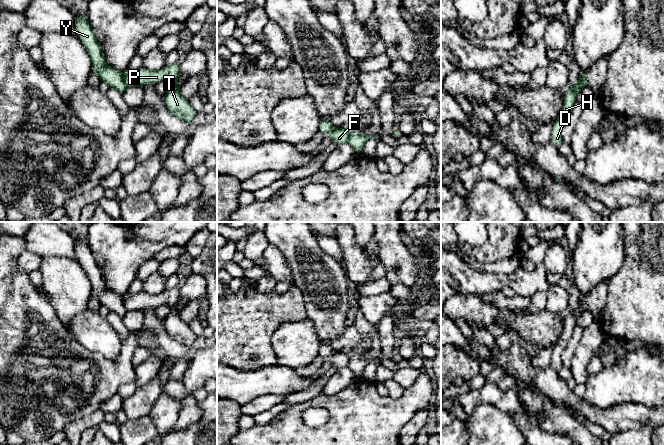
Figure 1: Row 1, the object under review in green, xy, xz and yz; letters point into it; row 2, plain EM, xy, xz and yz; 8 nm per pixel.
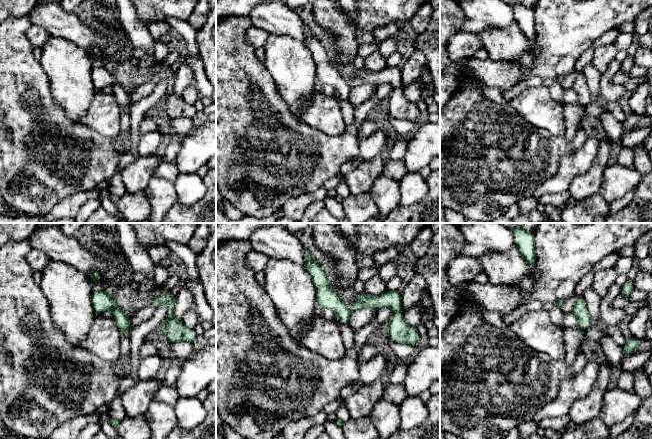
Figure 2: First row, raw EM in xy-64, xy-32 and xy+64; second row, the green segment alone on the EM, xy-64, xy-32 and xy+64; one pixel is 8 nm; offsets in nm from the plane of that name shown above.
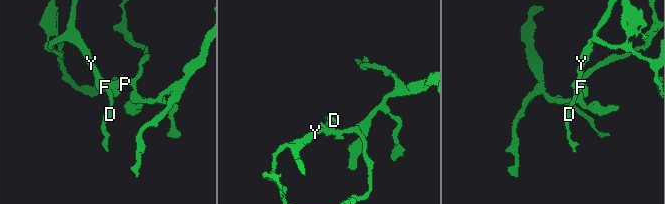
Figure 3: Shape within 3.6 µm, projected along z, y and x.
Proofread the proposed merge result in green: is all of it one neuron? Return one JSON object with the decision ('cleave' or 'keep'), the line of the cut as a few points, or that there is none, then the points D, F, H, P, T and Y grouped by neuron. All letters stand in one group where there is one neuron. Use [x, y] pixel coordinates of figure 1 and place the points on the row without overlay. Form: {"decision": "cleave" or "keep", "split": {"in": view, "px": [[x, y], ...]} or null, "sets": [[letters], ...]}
{"decision": "cleave", "split": {"in": "xy", "px": [[122, 298], [123, 305], [127, 311]]}, "sets": [["D", "F", "H", "Y"], ["P", "T"]]}

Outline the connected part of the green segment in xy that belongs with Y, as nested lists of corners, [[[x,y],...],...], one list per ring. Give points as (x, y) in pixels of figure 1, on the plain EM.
[[[75,238],[75,243],[77,261],[84,269],[91,282],[92,296],[98,299],[101,306],[107,307],[110,311],[115,312],[120,318],[123,318],[127,313],[123,298],[106,288],[101,269],[95,261],[88,242]]]

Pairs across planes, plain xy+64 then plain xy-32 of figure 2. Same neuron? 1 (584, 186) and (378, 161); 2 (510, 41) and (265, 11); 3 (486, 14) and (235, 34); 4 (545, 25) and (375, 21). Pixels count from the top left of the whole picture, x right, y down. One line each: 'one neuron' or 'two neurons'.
1: one neuron
2: two neurons
3: two neurons
4: one neuron

